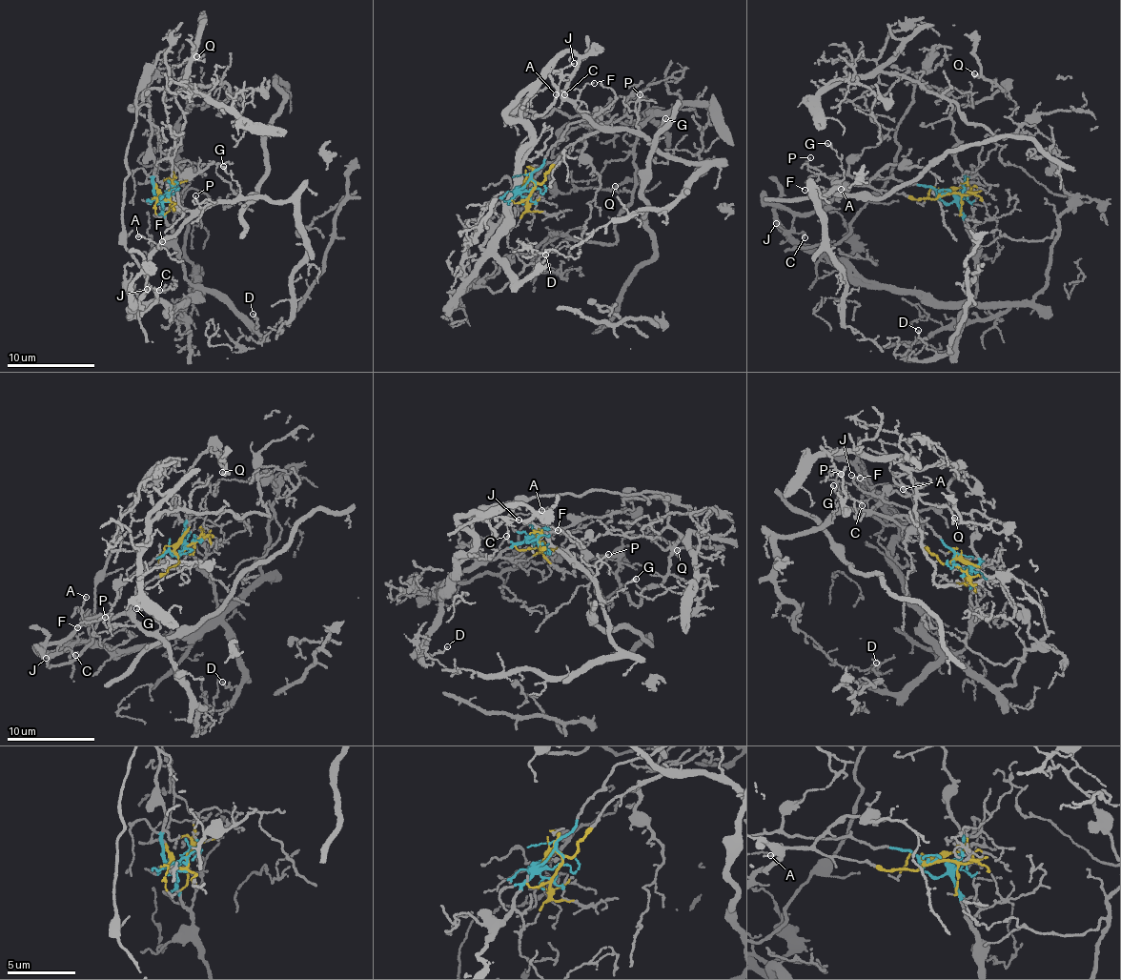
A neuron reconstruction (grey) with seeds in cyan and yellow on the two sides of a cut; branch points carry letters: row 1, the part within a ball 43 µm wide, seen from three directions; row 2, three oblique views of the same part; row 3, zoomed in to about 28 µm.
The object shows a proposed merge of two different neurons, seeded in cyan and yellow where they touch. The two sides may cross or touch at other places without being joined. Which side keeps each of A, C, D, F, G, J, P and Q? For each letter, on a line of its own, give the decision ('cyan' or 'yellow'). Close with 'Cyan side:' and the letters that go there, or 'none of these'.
A: yellow
C: yellow
D: cyan
F: yellow
G: yellow
J: yellow
P: yellow
Q: cyan
Cyan side: D, Q

